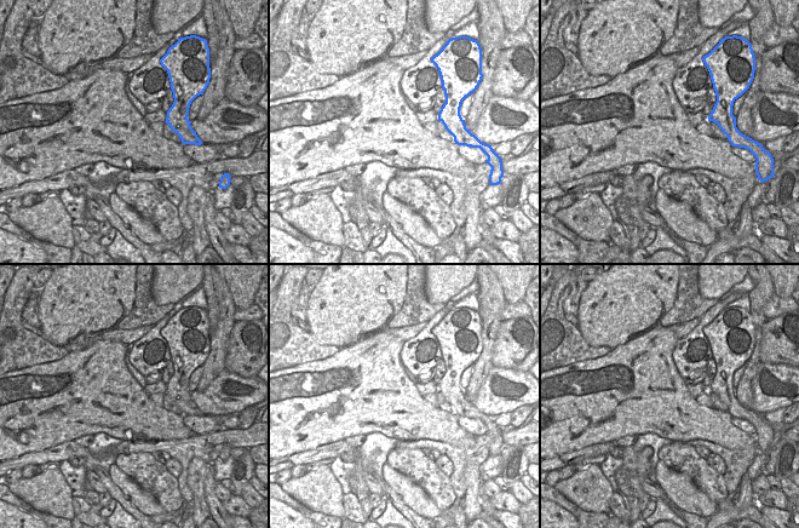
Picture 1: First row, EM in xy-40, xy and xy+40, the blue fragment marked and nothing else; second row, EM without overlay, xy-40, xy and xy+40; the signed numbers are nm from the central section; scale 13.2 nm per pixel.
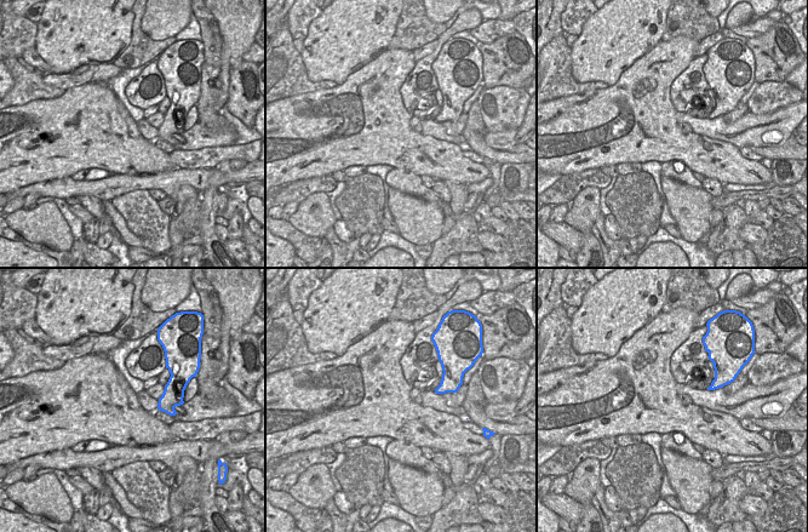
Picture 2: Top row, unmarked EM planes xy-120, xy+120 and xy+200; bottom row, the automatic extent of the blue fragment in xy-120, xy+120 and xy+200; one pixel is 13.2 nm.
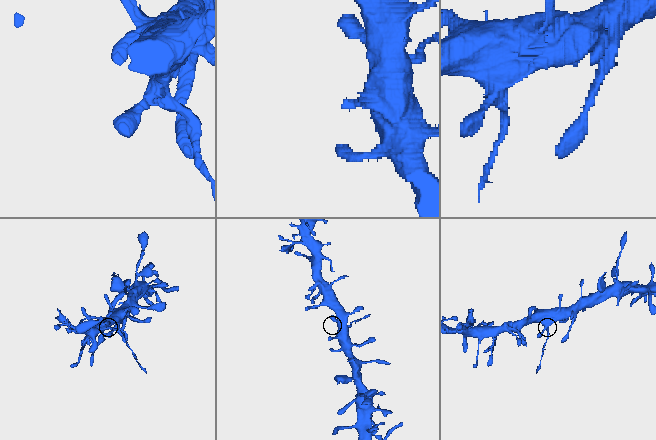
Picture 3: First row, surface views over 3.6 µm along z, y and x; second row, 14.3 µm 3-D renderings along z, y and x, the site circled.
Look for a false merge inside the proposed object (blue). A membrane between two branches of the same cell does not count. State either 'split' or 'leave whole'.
split

